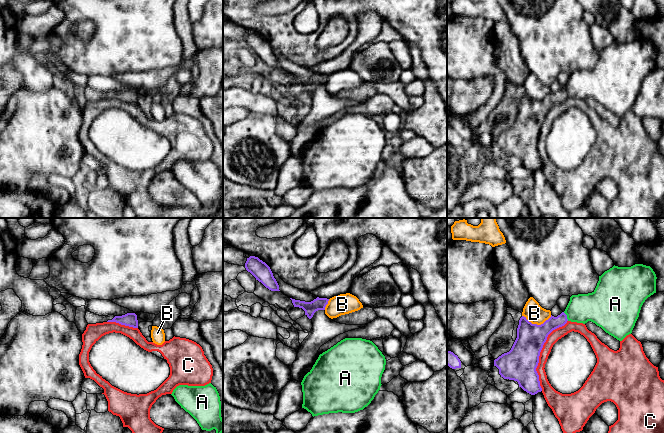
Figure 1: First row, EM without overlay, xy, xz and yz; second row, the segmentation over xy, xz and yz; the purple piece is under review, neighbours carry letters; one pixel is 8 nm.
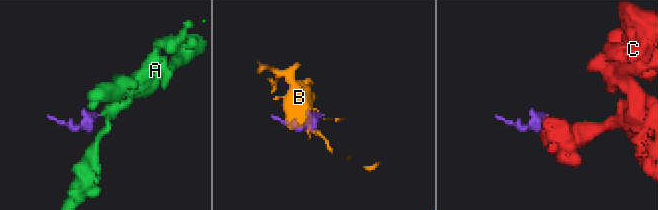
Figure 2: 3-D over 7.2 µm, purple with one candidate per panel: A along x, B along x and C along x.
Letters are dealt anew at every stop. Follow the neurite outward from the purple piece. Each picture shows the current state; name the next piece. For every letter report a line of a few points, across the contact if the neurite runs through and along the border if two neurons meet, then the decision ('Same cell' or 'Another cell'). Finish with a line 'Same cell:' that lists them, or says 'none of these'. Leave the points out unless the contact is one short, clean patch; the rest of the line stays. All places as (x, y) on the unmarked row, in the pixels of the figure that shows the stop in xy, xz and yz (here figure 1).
A: Line: yz (563, 88), (568, 96). Another cell
B: Another cell
C: Another cell
Same cell: none of these

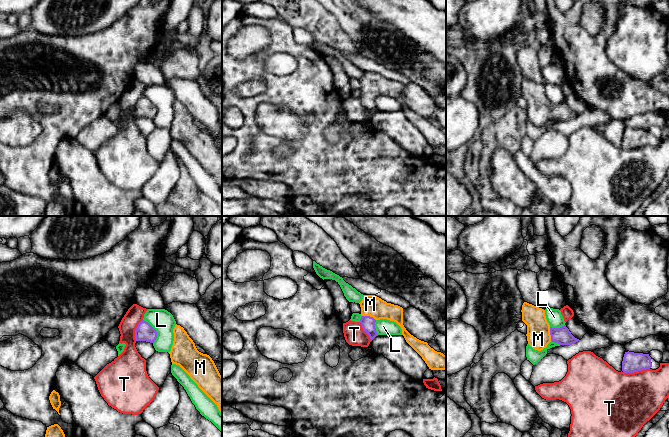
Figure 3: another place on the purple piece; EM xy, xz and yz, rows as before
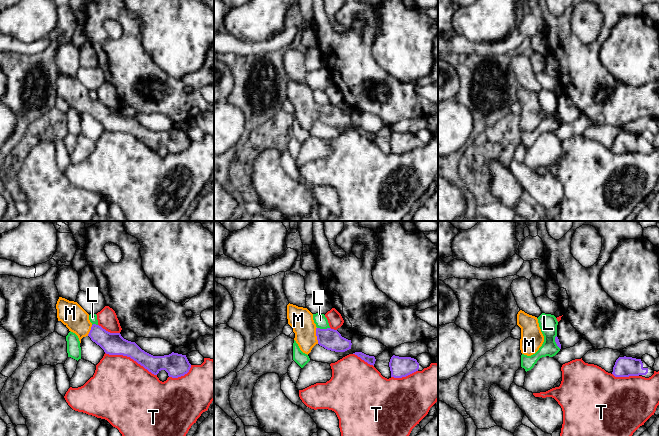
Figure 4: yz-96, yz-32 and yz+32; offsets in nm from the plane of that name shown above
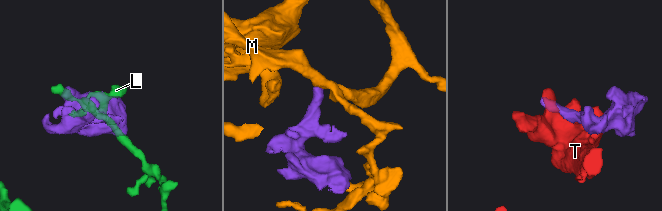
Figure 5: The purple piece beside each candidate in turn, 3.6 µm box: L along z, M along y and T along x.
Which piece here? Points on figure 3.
L: Line: xy (143, 95), (156, 108), (156, 115), (153, 119). Another cell
M: Line: xz (368, 99), (368, 92), (371, 87), (371, 81). Same cell
T: Another cell
Same cell: M

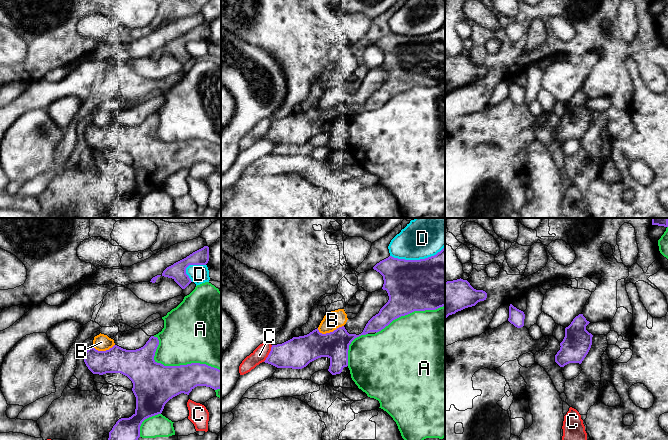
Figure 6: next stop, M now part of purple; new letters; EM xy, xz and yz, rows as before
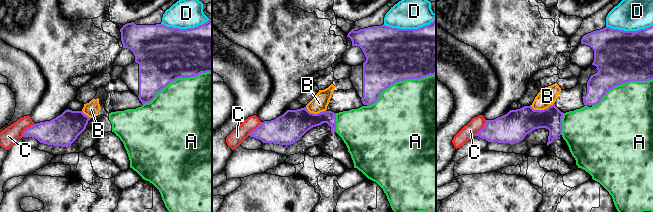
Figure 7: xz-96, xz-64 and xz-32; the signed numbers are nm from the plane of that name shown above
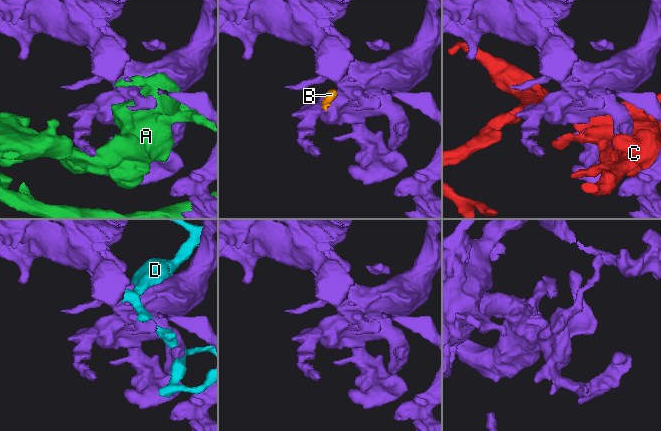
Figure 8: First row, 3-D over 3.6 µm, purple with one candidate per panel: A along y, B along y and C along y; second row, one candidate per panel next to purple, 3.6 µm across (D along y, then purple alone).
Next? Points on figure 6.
A: Another cell
B: Line: xz (343, 101), (325, 109), (321, 109), (317, 105). Another cell
C: Another cell
D: Another cell
Same cell: none of these

